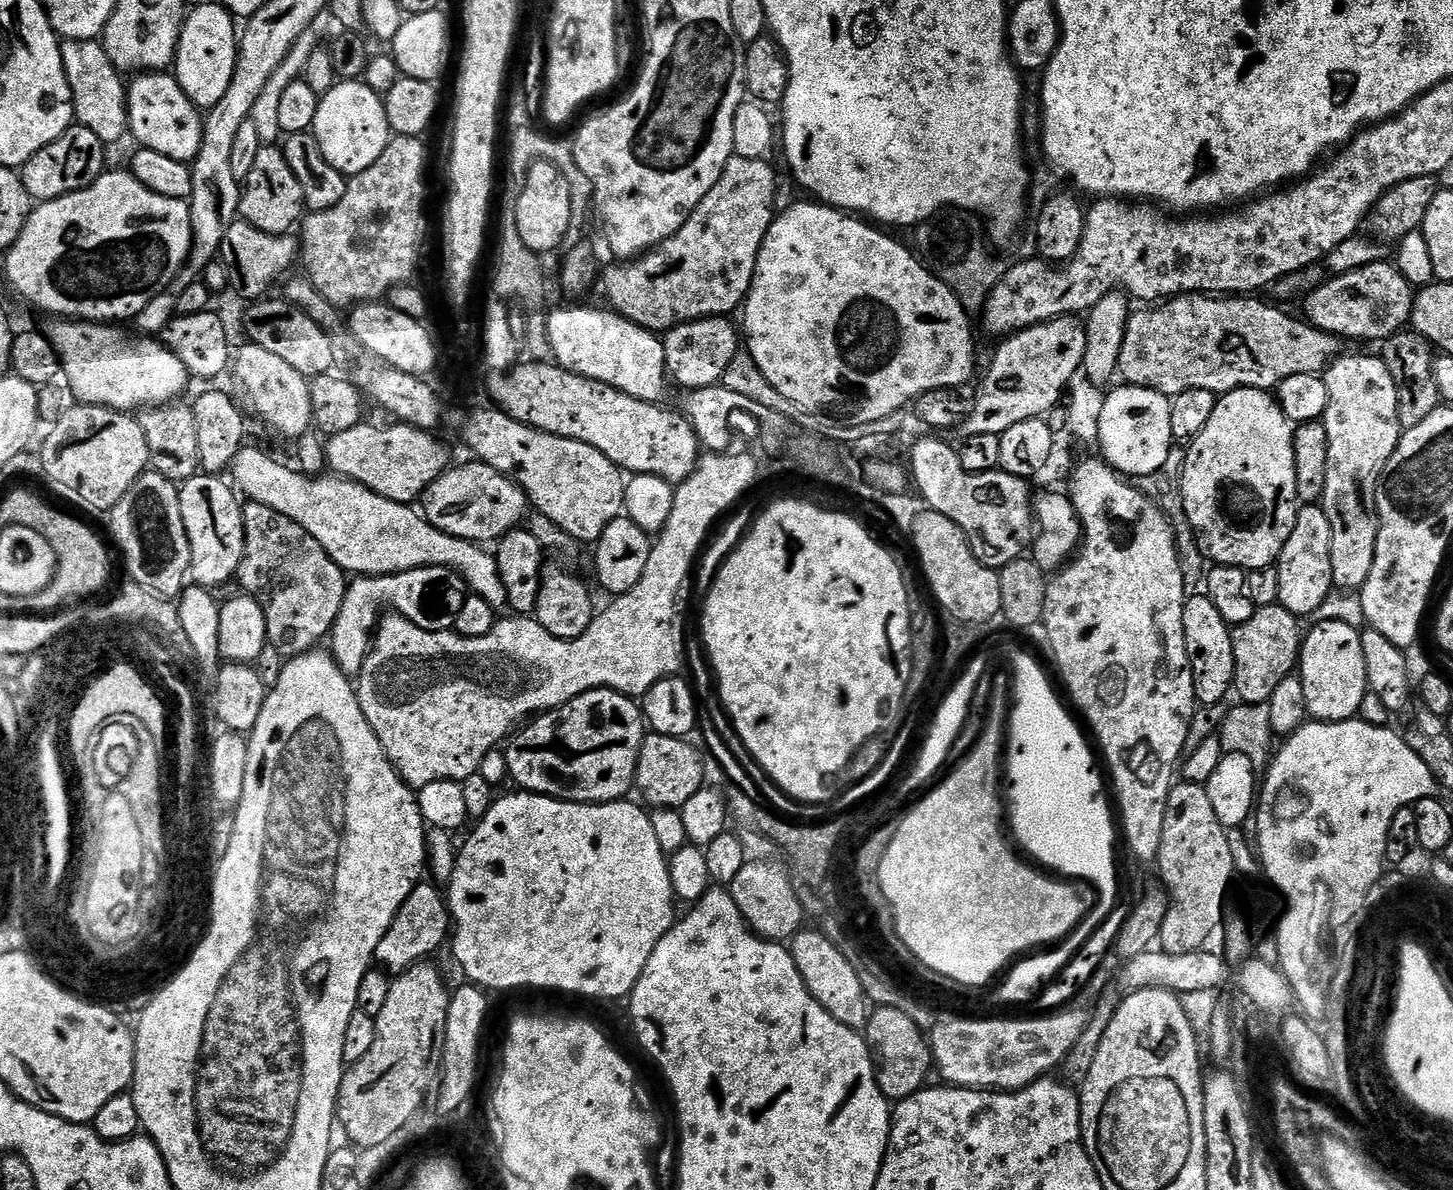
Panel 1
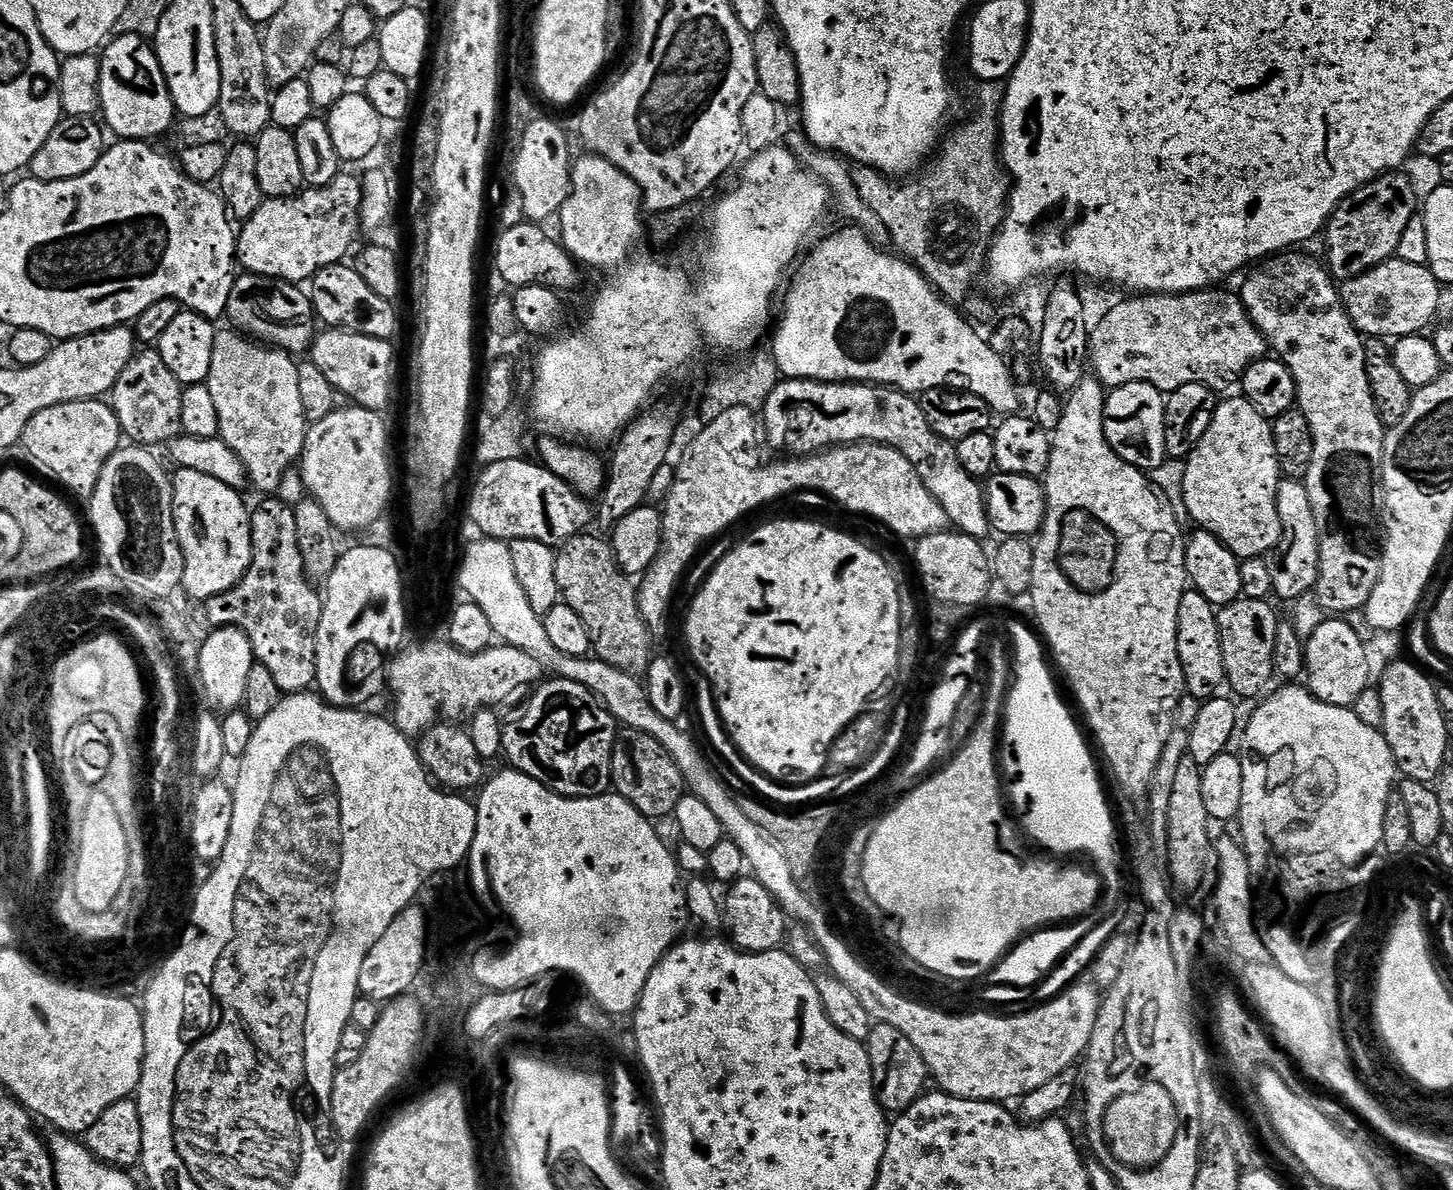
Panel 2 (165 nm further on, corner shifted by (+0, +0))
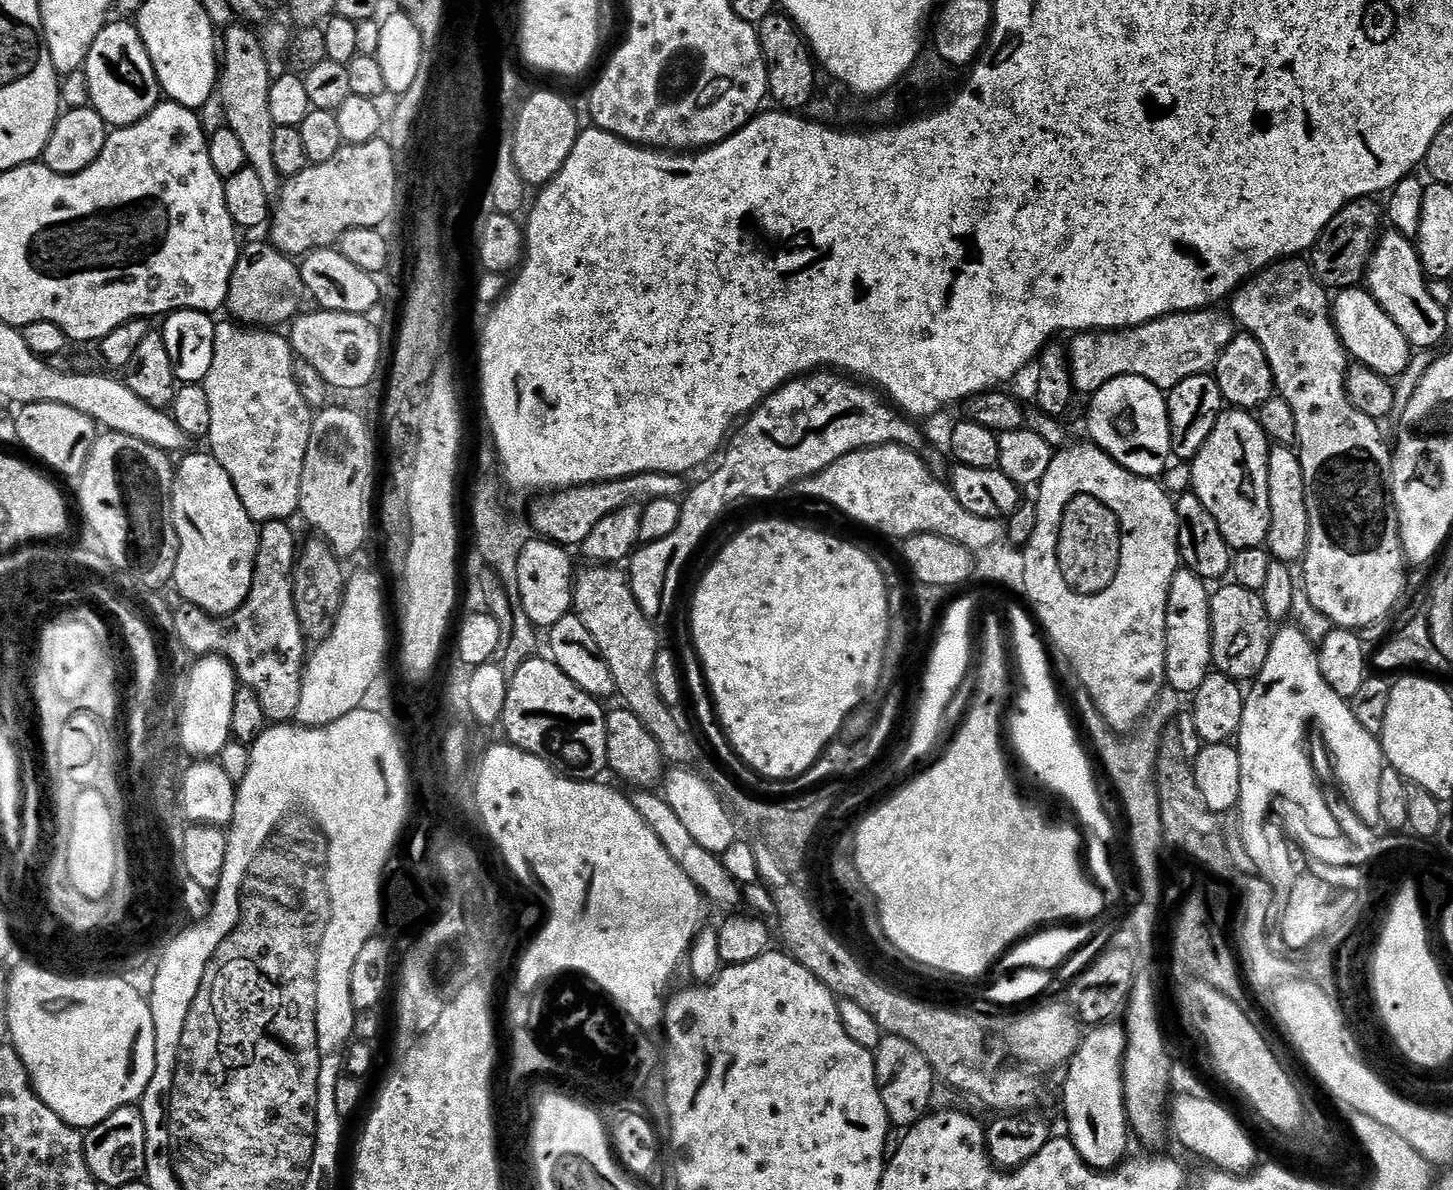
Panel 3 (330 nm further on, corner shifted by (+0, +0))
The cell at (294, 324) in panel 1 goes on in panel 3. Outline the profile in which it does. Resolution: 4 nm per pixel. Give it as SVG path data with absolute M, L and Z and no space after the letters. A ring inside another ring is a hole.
M245 243L232 271L228 287L227 311L232 311L237 321L244 326L280 326L301 315L300 303L306 300L304 283L300 277L297 261L272 245Z

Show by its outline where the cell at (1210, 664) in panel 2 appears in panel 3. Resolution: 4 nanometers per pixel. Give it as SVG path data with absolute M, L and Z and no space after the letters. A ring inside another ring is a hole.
M1181 567L1170 582L1170 598L1166 610L1166 674L1167 687L1181 694L1194 694L1213 671L1212 662L1212 592L1209 581Z

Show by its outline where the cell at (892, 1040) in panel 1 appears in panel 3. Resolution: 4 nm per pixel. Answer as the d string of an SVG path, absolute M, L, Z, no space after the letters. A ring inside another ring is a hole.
M885 1035L881 1039L878 1047L874 1049L876 1057L876 1081L880 1087L880 1097L882 1098L882 1106L886 1106L886 1114L889 1121L893 1125L896 1124L900 1130L907 1130L927 1116L930 1111L930 1092L931 1086L938 1080L935 1072L932 1071L930 1062L926 1058L926 1054L922 1054L922 1050L918 1050L918 1046L914 1046L910 1042L906 1042L906 1038L898 1038L897 1036Z

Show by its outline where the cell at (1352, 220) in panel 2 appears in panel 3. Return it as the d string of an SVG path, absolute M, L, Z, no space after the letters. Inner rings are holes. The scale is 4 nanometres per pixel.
M1372 198L1354 200L1342 208L1324 227L1324 232L1310 249L1310 267L1319 284L1329 290L1357 287L1365 279L1376 241L1382 235L1382 208Z

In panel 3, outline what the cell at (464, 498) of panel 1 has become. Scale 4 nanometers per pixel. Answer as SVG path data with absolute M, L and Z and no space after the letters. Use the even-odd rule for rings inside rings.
M639 472L637 476L624 476L621 480L605 480L603 484L581 484L579 488L562 488L551 494L540 494L532 504L530 521L541 537L561 546L579 546L610 514L627 504L649 500L674 500L686 492L685 477L674 472Z

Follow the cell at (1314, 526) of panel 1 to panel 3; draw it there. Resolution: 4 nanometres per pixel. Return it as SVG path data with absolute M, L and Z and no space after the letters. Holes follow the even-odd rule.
M1276 446L1268 454L1270 486L1270 530L1267 550L1273 561L1284 564L1303 561L1310 538L1310 514L1306 510L1306 478L1299 451L1292 446Z

